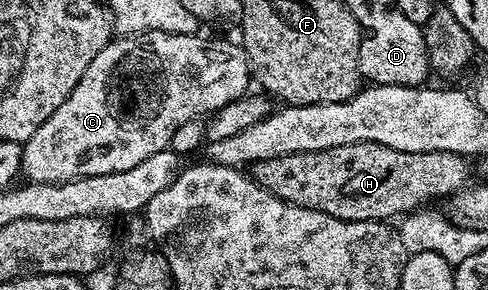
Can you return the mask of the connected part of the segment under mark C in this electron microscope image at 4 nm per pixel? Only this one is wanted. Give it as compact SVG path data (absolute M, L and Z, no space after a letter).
M140 32L119 35L116 43L112 42L108 46L104 46L101 56L92 58L88 70L84 70L80 82L76 82L72 94L68 94L68 98L64 98L64 102L60 102L60 106L56 106L52 118L48 118L48 122L44 122L44 126L40 126L40 130L36 130L36 134L32 134L32 138L28 138L22 144L21 175L31 184L63 184L85 176L132 170L132 166L140 166L140 162L144 162L144 158L152 158L152 154L167 151L173 134L184 123L218 112L224 106L228 106L228 102L239 100L241 96L247 95L249 88L246 87L249 84L252 84L250 63L241 43L234 41L233 44L230 40L205 40L202 34L176 34L175 32Z

